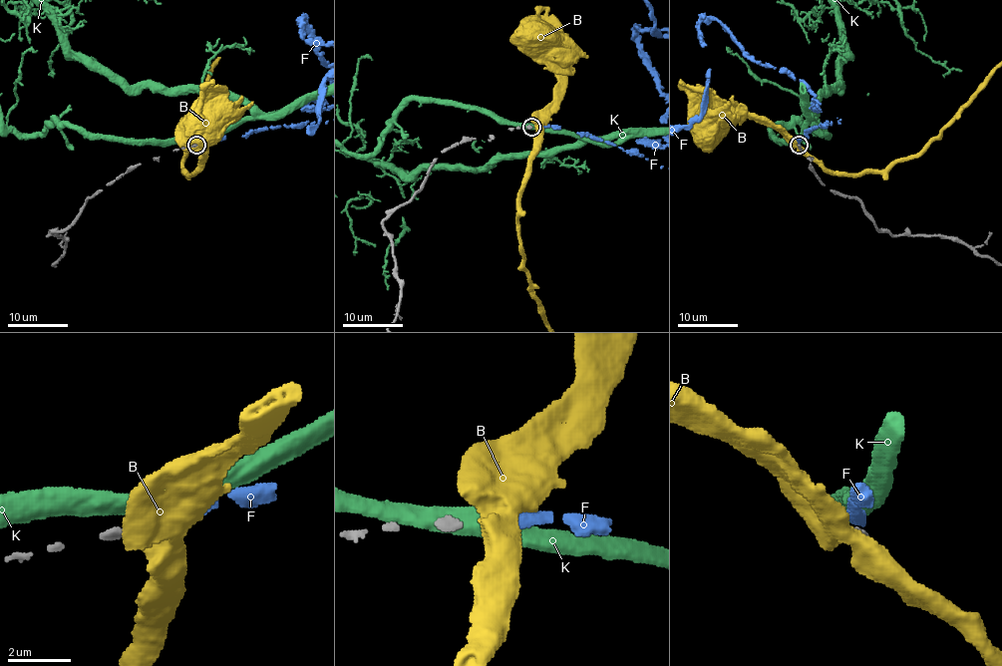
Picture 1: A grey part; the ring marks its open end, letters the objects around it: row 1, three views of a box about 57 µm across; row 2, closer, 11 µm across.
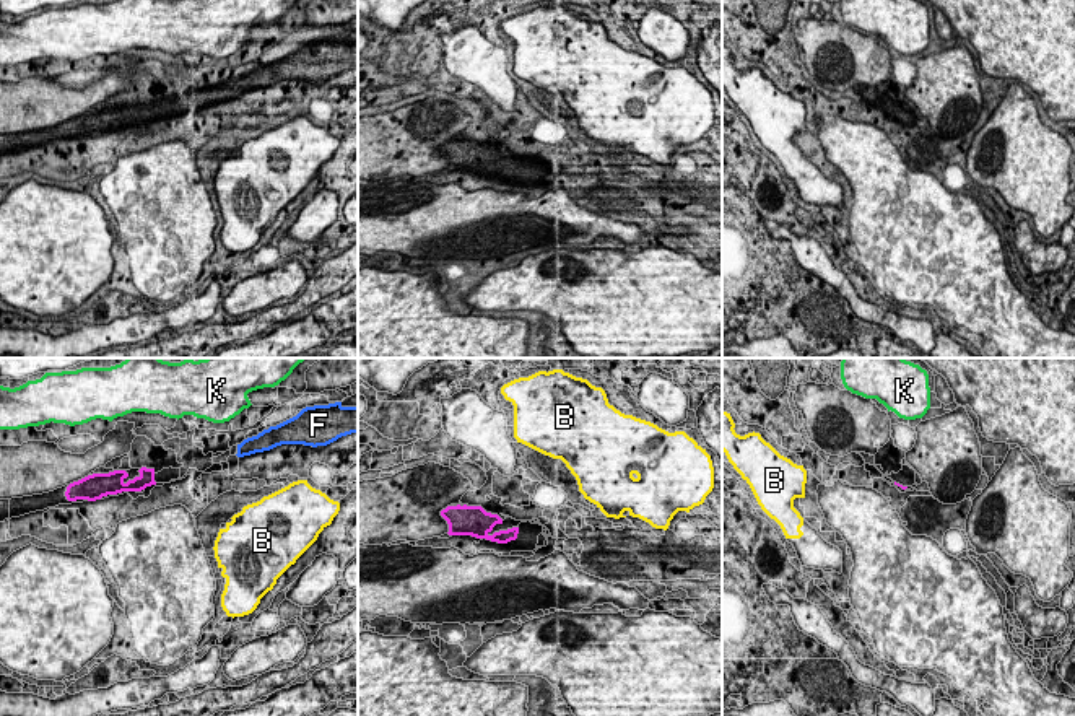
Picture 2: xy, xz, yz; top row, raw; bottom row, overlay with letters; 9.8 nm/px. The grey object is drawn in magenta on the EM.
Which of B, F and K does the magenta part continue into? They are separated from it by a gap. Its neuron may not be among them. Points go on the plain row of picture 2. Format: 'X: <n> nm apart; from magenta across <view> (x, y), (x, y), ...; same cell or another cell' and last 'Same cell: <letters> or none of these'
B: 700 nm apart; from magenta across xz (517, 163), (579, 126); another cell
F: 850 nm apart; from magenta across xy (153, 104), (236, 90); same cell
K: 500 nm apart; from magenta across xy (114, 106), (111, 56); another cell
Same cell: F

